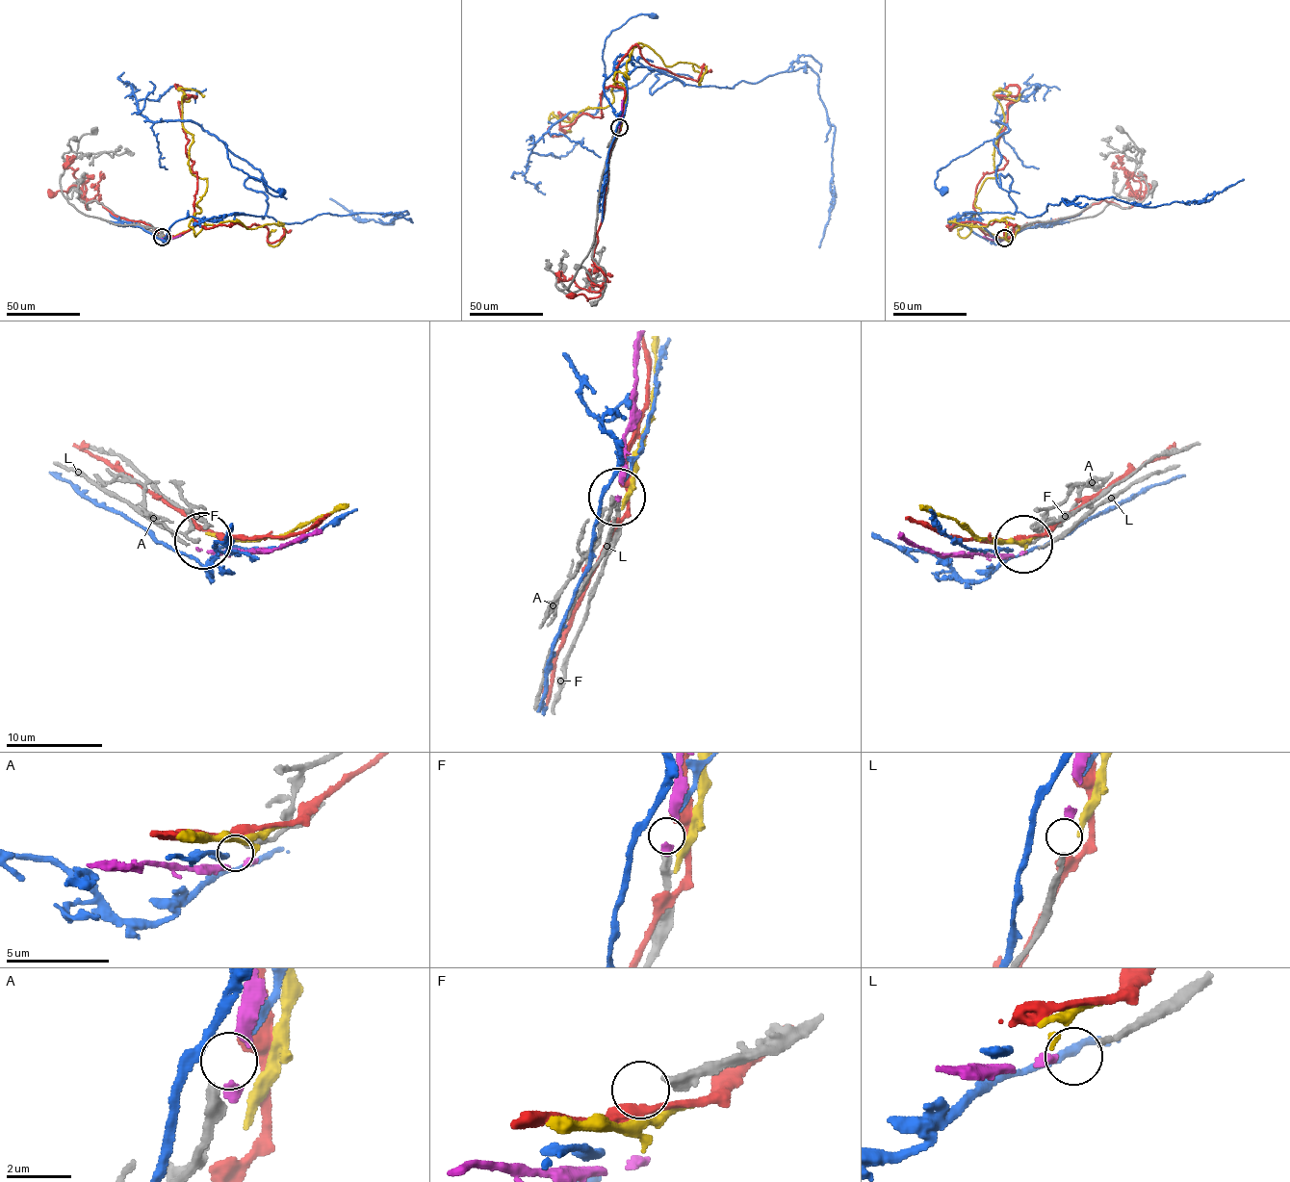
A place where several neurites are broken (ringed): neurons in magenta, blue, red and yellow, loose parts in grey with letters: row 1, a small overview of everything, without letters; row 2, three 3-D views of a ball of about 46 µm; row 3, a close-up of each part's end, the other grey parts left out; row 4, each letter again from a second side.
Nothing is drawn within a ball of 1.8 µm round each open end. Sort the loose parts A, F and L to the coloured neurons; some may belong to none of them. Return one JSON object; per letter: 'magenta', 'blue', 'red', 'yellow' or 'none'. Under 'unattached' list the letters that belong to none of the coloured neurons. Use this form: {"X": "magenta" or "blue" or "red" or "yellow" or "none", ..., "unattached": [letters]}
{"A": "blue", "F": "none", "L": "magenta", "unattached": ["F"]}

